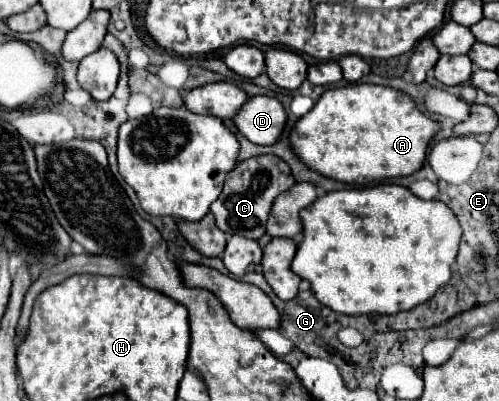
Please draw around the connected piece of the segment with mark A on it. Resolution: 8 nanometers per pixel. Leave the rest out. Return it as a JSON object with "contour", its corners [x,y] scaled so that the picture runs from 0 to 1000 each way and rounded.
{"contour":[[[697,209],[653,224],[633,264],[593,304],[581,334],[581,354],[593,389],[609,399],[625,424],[681,454],[737,459],[766,444],[798,444],[838,429],[850,414],[854,369],[878,324],[882,309],[854,289],[830,244],[814,229],[754,209]]]}

